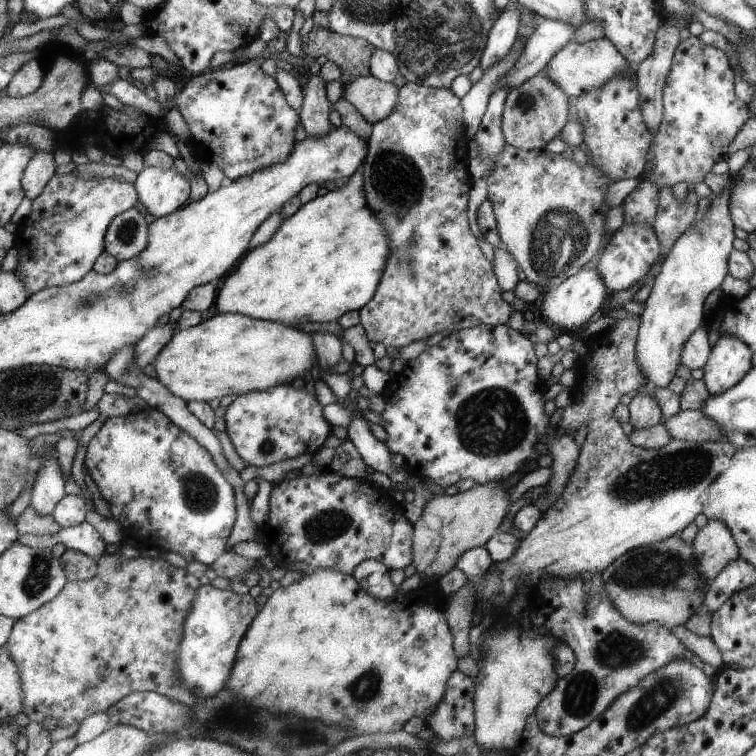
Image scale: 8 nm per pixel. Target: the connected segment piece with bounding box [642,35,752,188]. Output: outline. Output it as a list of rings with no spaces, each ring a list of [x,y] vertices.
[[[693,35],[678,43],[663,88],[663,118],[652,145],[653,156],[649,157],[649,159],[654,157],[652,176],[656,178],[651,179],[644,172],[642,181],[645,184],[652,182],[658,188],[666,185],[672,187],[678,182],[696,184],[704,180],[706,173],[712,170],[712,166],[718,160],[727,159],[728,146],[736,138],[744,123],[752,117],[747,103],[735,93],[735,77],[726,54],[714,45],[706,45]]]

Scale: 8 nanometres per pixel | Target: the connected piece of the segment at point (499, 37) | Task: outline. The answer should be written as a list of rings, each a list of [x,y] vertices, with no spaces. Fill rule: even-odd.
[[[504,8],[500,17],[492,26],[483,50],[480,68],[487,71],[491,66],[497,65],[511,51],[513,44],[518,40],[521,26],[521,10],[508,10]]]

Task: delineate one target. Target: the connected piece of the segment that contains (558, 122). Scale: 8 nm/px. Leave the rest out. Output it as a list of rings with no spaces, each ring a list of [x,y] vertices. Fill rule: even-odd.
[[[543,72],[507,93],[502,111],[502,130],[508,145],[529,151],[544,148],[569,121],[570,97]]]

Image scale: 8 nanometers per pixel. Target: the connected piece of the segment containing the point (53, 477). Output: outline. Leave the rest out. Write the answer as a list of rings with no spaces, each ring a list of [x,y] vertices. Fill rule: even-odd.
[[[49,454],[44,458],[43,468],[39,470],[33,493],[36,512],[41,515],[52,515],[57,502],[65,495],[64,478],[58,458],[52,459]]]

